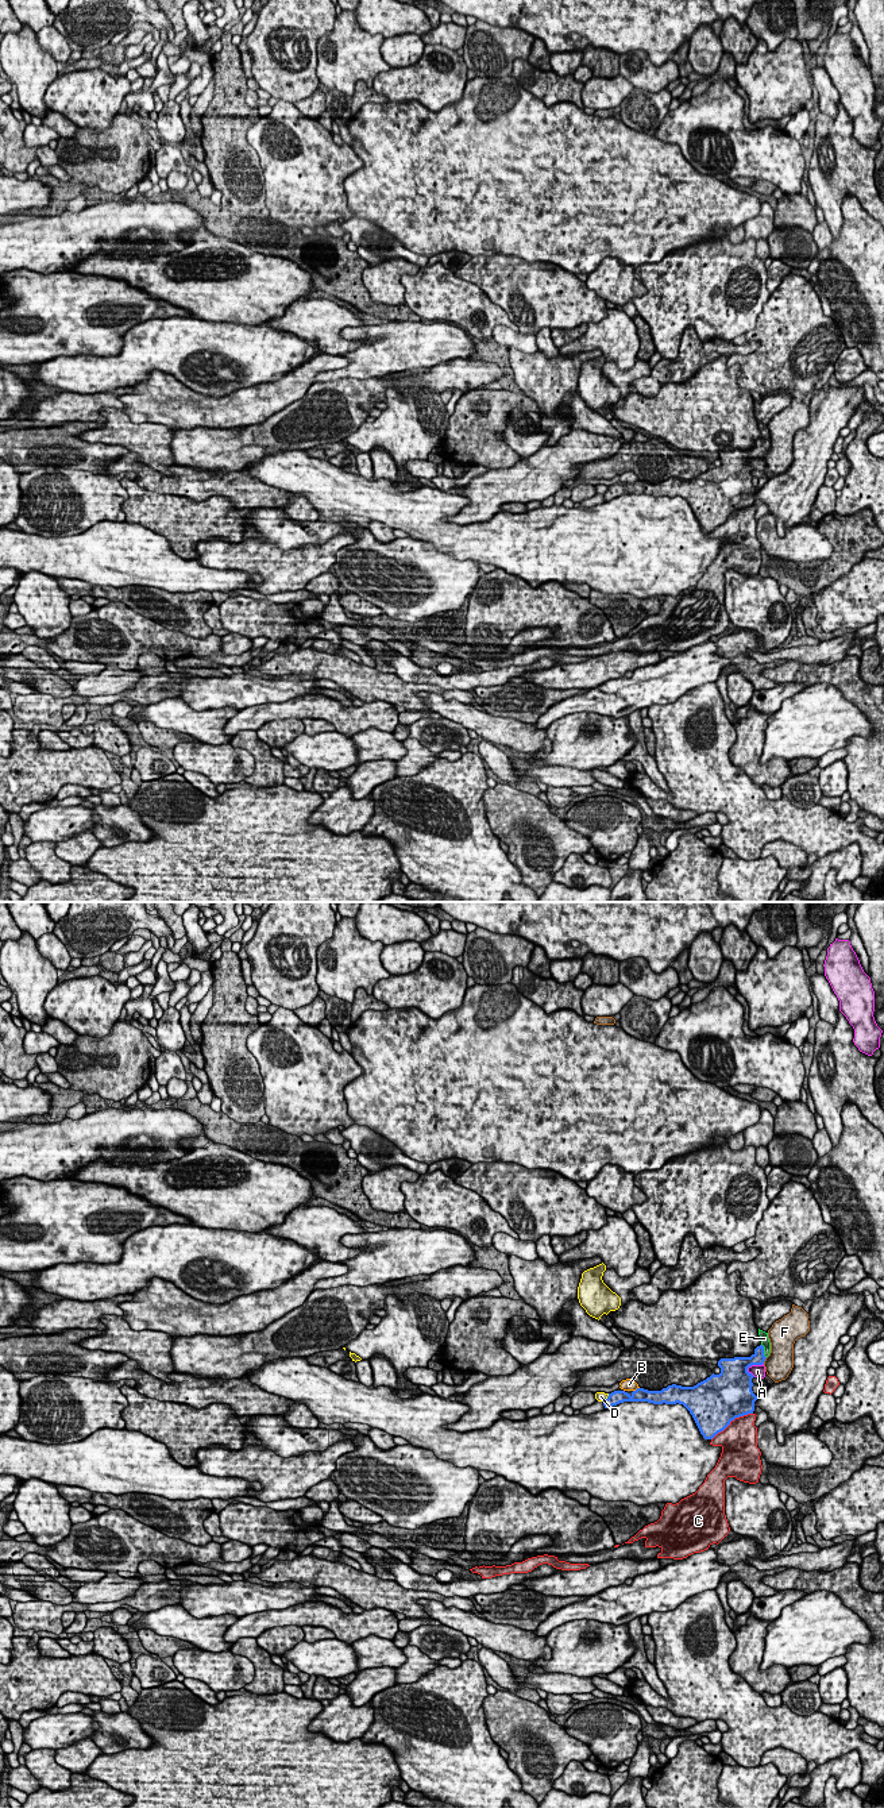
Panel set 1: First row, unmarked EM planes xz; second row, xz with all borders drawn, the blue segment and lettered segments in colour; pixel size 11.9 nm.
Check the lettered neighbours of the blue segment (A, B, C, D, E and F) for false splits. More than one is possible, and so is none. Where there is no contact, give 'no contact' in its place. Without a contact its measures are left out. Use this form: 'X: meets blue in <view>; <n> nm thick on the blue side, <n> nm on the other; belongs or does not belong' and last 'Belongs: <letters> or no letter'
A: meets blue in xz; 320 nm thick on the blue side, 160 nm on the other; does not belong
B: meets blue in xz; 160 nm thick on the blue side, 160 nm on the other; does not belong
C: meets blue in xz; 500 nm thick on the blue side, 420 nm on the other; does not belong
D: meets blue in xz; 160 nm thick on the blue side, 130 nm on the other; does not belong
E: meets blue in xz; 160 nm thick on the blue side, 100 nm on the other; belongs
F: meets blue in xz; 160 nm thick on the blue side, 320 nm on the other; does not belong
Belongs: E

